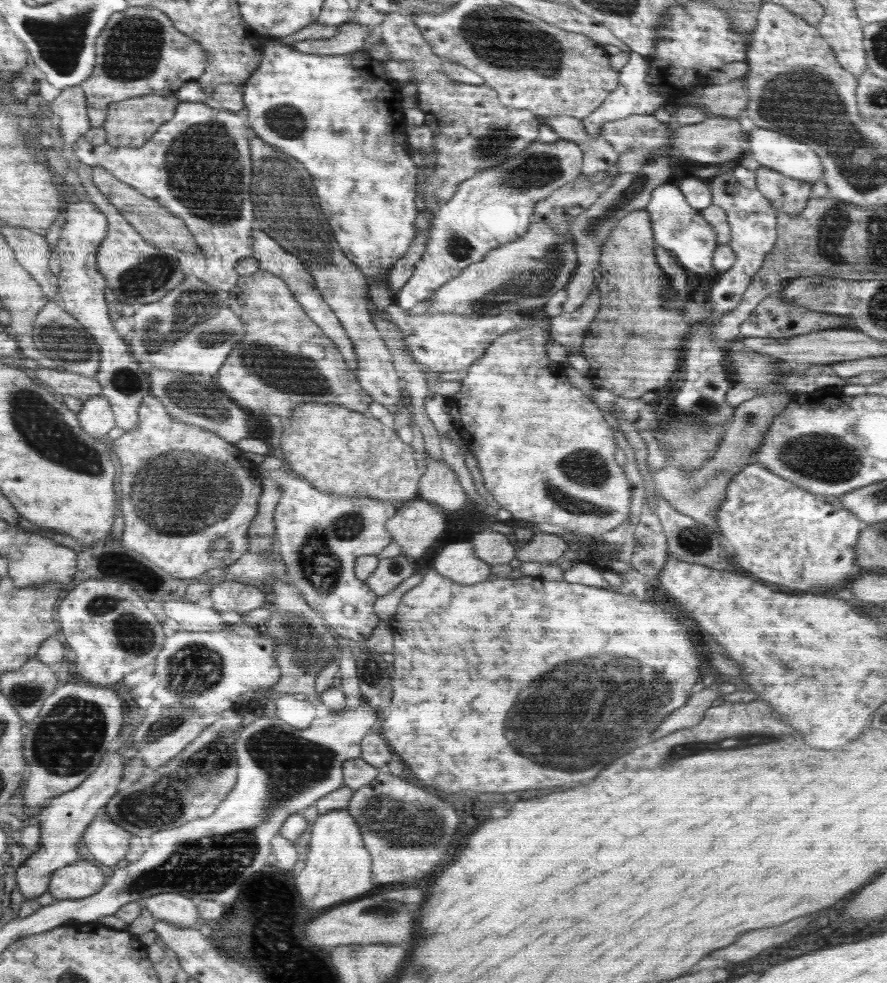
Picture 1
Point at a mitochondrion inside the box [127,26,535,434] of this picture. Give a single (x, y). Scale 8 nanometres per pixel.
(204, 159)

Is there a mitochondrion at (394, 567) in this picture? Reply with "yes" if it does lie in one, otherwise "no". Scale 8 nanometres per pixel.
yes

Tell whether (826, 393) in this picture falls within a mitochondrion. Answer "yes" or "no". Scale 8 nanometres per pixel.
no

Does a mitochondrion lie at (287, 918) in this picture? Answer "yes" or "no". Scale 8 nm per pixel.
no

